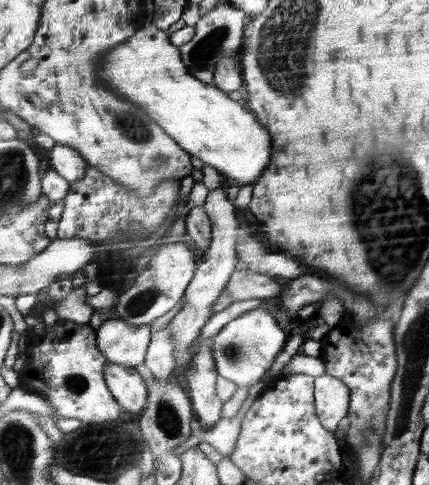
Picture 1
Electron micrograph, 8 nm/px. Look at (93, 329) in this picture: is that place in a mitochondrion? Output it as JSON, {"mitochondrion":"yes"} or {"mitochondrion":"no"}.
{"mitochondrion":"no"}

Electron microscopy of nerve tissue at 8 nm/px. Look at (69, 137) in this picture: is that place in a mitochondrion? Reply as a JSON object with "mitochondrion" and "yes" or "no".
{"mitochondrion":"no"}

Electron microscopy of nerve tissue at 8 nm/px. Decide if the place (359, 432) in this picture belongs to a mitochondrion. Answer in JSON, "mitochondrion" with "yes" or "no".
{"mitochondrion":"yes"}

